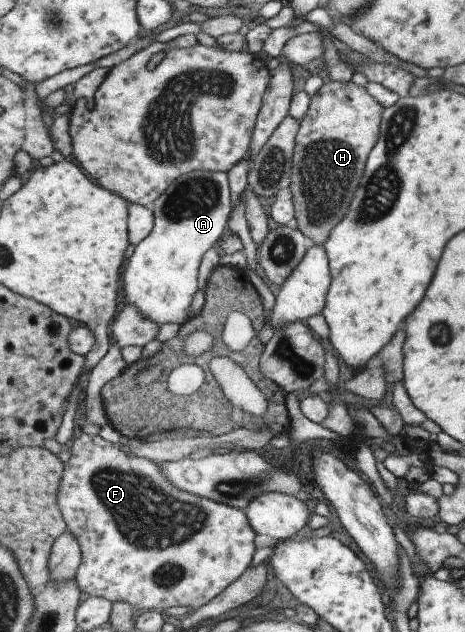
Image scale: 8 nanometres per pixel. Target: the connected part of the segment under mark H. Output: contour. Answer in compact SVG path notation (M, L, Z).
M327 81L313 95L311 108L298 134L290 190L296 208L295 225L314 244L325 245L334 228L350 211L365 173L367 157L382 135L381 117L385 111L367 87L359 87L351 81Z

